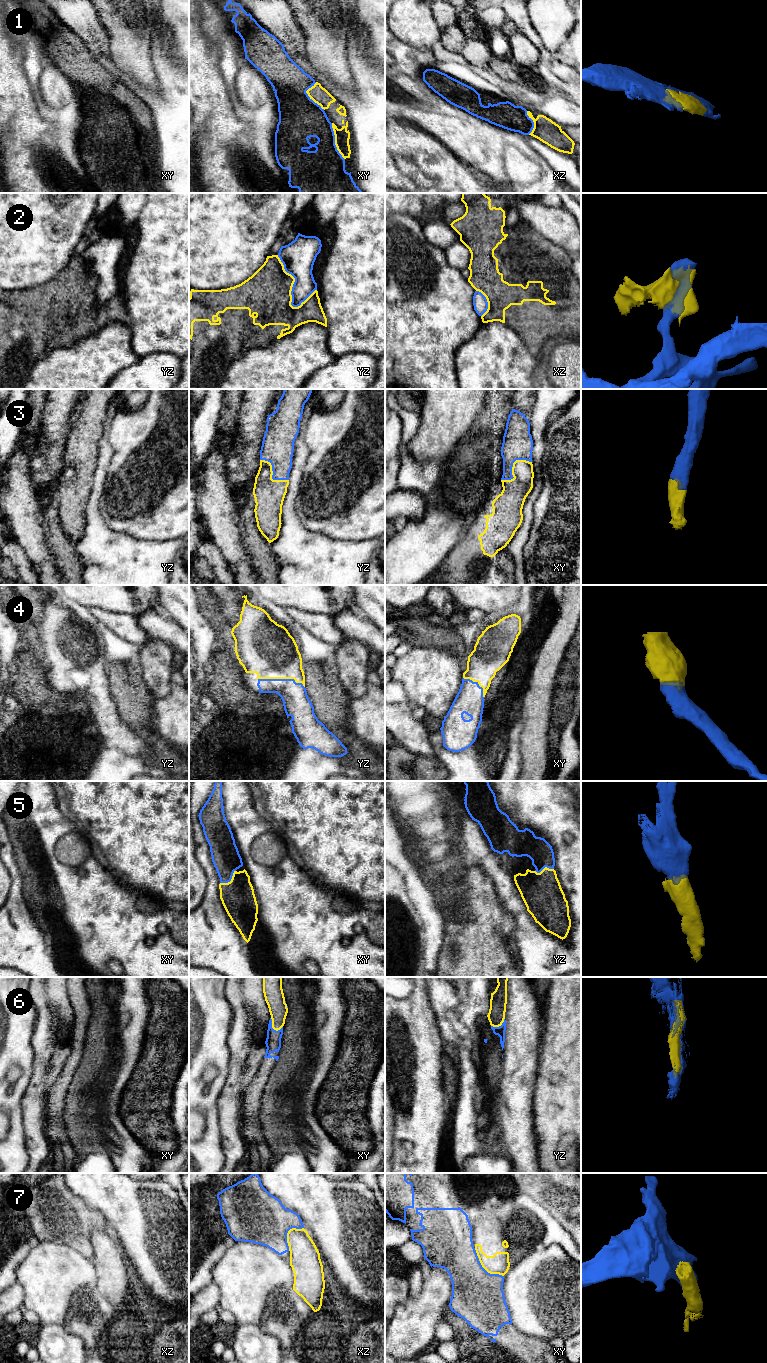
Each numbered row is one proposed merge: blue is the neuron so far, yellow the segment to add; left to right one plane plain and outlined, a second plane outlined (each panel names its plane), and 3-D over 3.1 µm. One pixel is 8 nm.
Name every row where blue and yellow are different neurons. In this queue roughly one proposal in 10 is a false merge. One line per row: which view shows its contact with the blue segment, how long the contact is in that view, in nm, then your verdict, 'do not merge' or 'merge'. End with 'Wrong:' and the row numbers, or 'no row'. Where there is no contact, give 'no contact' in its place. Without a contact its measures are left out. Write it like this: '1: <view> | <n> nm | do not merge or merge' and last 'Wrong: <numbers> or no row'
1: xy | 320 nm | merge
2: yz | 460 nm | do not merge
3: xy | 300 nm | merge
4: yz | 380 nm | merge
5: xy | 170 nm | merge
6: xy | 130 nm | merge
7: xy | 300 nm | do not merge
Wrong: 2, 7

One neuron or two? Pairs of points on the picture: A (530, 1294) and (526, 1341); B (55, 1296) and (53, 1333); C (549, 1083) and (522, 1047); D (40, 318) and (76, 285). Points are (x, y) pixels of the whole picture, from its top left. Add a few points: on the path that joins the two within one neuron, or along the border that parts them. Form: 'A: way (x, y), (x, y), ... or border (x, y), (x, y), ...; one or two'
A: border (523, 1333), (542, 1340); two
B: border (62, 1324), (41, 1325); two
C: border (540, 1044), (533, 1090); two
D: way (49, 312), (67, 294); one

